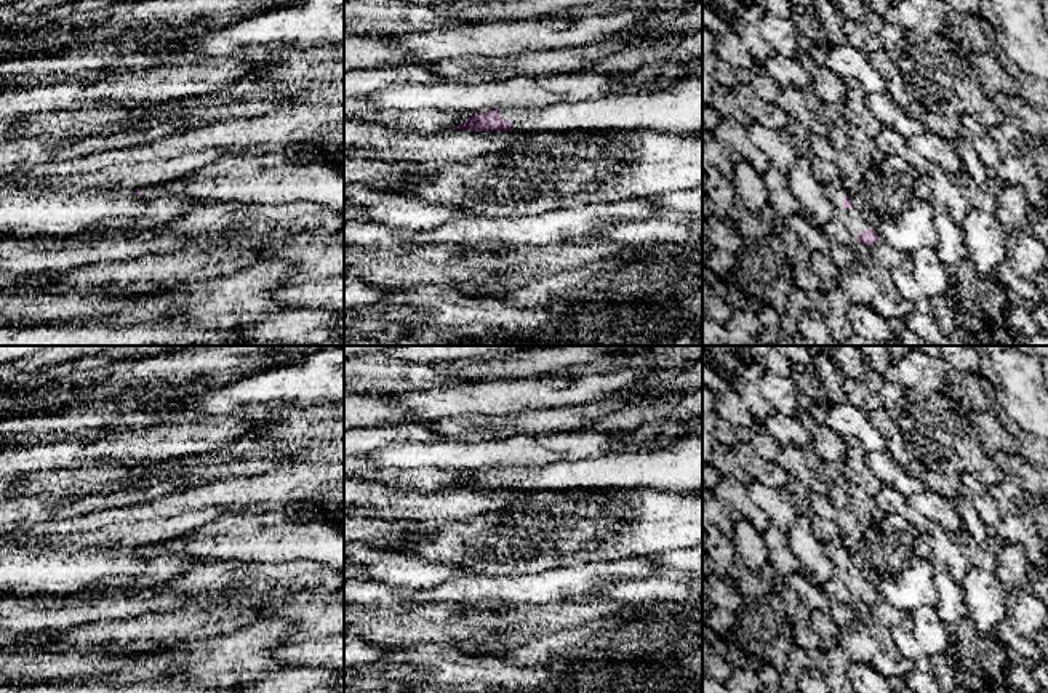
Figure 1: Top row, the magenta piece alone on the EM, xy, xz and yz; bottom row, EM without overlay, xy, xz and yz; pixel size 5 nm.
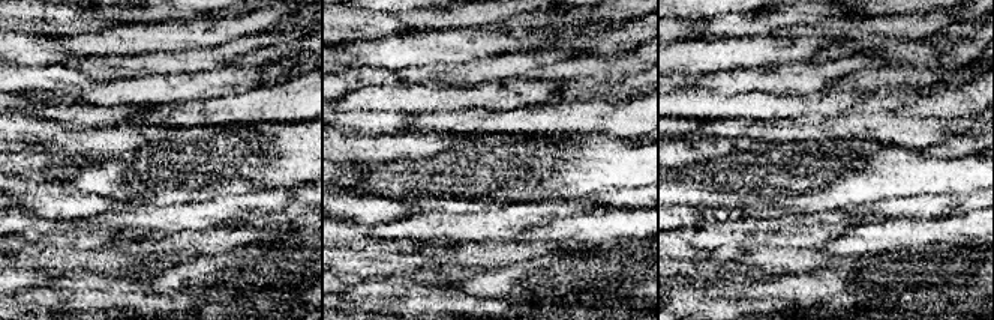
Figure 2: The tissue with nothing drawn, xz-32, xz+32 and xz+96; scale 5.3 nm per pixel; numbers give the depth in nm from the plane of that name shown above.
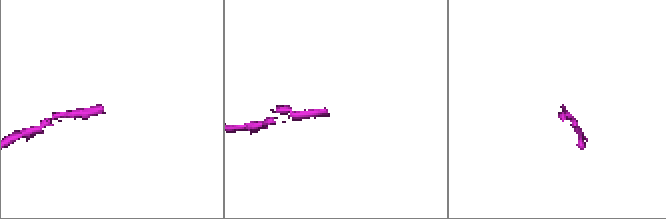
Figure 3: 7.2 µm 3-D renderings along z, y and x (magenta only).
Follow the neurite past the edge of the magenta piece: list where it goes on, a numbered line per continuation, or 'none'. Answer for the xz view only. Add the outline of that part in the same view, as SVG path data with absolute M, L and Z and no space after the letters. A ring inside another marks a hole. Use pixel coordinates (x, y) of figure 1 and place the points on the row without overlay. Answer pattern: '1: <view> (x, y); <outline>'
1: xz (677, 466); M702 432L670 443L626 447L589 459L560 461L544 467L501 466L514 488L538 491L702 488Z

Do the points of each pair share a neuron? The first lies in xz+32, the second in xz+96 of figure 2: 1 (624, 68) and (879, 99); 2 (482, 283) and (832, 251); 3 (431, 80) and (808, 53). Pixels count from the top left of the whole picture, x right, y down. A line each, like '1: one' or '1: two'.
1: two
2: two
3: two

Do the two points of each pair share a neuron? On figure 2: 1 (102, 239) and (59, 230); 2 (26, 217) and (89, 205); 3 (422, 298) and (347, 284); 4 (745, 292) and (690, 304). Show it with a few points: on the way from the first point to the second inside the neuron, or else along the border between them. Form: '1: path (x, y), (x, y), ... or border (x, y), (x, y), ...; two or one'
1: path (92, 238), (81, 232), (69, 230); one
2: border (15, 208), (29, 208), (45, 218), (71, 220); two
3: border (350, 293), (344, 296); two
4: border (678, 293), (738, 301); two

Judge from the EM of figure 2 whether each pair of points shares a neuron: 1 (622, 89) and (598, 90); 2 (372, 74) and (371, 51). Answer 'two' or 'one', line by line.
1: one
2: two

